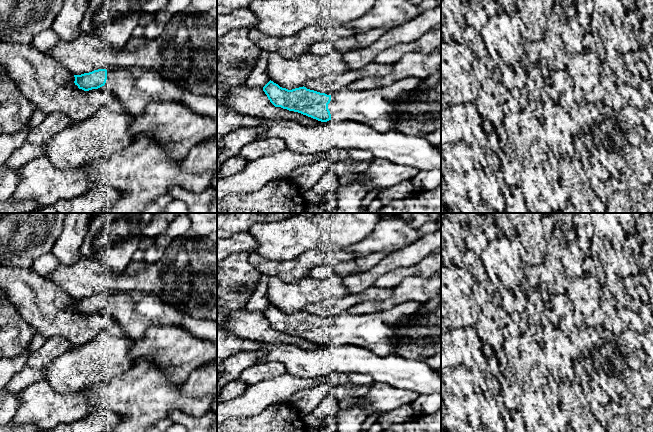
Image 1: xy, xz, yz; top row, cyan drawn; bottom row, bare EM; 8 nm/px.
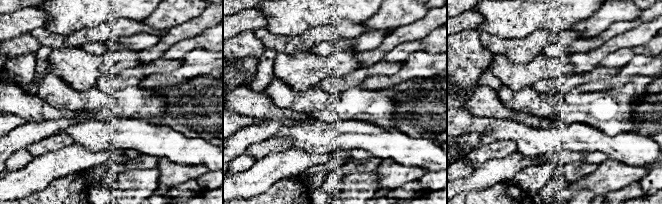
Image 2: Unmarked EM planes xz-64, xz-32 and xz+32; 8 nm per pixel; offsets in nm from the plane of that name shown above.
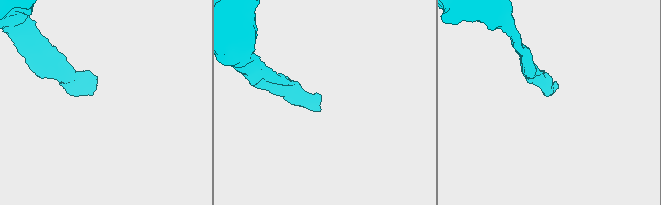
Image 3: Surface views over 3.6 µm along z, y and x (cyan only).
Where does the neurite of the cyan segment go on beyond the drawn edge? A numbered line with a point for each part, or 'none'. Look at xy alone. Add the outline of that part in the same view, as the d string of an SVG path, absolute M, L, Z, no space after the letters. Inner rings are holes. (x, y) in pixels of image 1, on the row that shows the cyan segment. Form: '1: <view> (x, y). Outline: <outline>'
1: xy (135, 88). Outline: M132 66L118 70L107 70L107 80L104 86L132 116L143 113L151 103L181 102L192 111L217 120L217 97L194 94L189 88L183 87L171 79L161 76L152 69Z

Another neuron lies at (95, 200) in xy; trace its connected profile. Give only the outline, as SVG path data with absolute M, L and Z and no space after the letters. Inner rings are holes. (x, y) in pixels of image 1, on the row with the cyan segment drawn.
M103 184L87 190L72 200L62 200L49 207L37 208L29 213L100 213L113 206L123 196L119 190Z

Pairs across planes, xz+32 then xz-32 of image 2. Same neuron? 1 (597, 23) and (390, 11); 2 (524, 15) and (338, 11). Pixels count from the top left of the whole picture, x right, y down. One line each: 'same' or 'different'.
1: same
2: same

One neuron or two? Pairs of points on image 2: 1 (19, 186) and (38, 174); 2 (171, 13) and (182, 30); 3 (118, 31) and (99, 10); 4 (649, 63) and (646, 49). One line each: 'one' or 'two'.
1: one
2: two
3: two
4: two

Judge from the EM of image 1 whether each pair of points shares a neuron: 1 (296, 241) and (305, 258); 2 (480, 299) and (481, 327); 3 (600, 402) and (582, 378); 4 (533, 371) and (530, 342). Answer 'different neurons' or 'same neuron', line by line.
1: different neurons
2: different neurons
3: same neuron
4: same neuron

